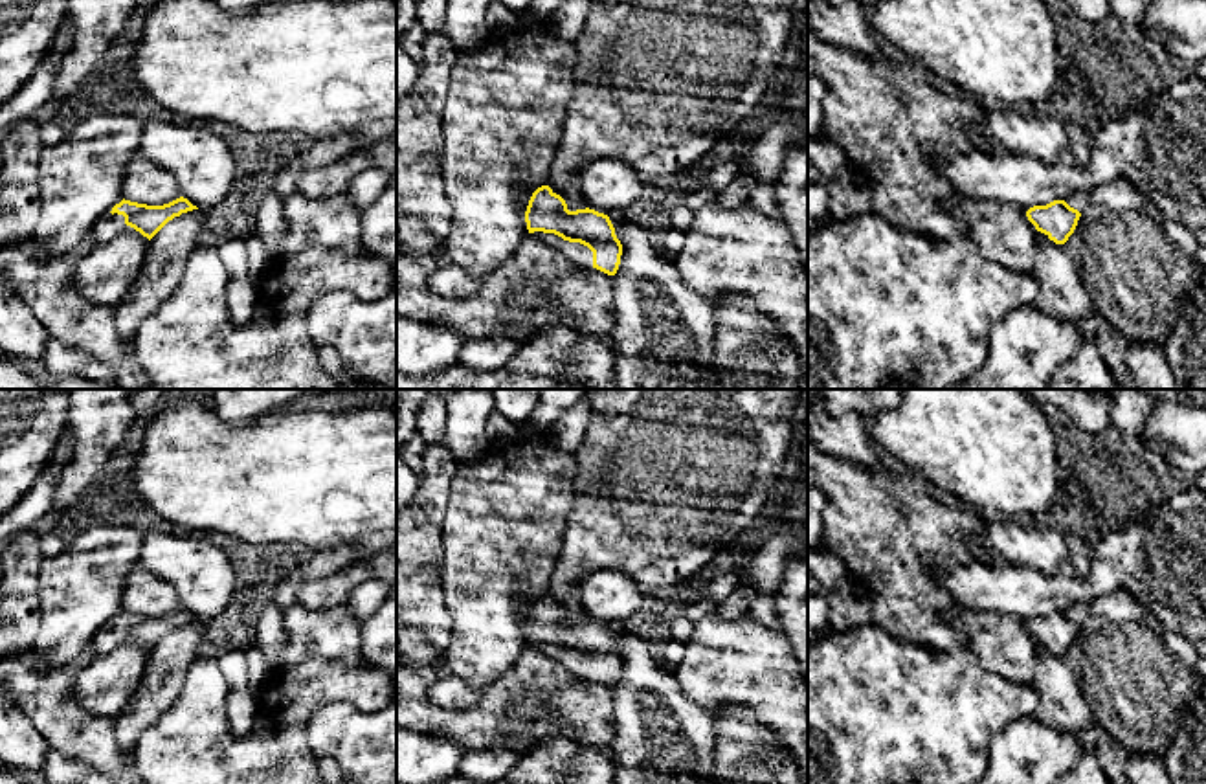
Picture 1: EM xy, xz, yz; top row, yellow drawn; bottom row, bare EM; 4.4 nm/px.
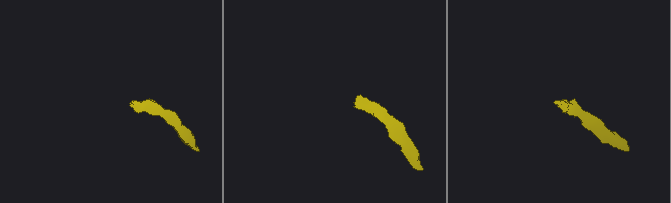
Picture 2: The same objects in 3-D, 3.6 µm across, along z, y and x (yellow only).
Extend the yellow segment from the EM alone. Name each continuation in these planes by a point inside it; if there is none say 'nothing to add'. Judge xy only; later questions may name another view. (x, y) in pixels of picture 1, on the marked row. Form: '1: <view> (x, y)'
1: xy (109, 224)

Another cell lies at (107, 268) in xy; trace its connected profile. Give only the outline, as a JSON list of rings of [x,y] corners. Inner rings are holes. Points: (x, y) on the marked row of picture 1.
[[[130,226],[112,237],[90,241],[79,252],[73,285],[94,305],[116,308],[138,281],[149,244]]]

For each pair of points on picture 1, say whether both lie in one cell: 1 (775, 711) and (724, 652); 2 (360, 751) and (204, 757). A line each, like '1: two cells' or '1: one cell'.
1: one cell
2: two cells

